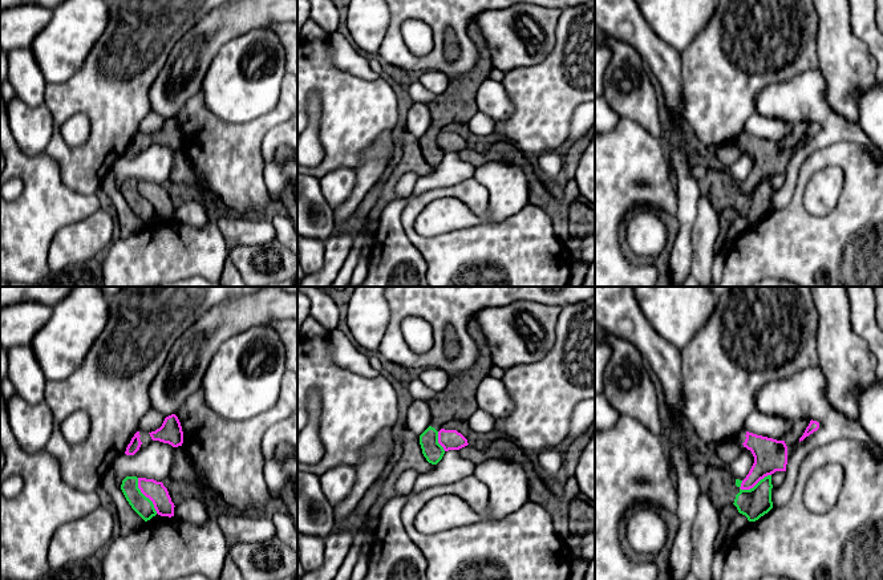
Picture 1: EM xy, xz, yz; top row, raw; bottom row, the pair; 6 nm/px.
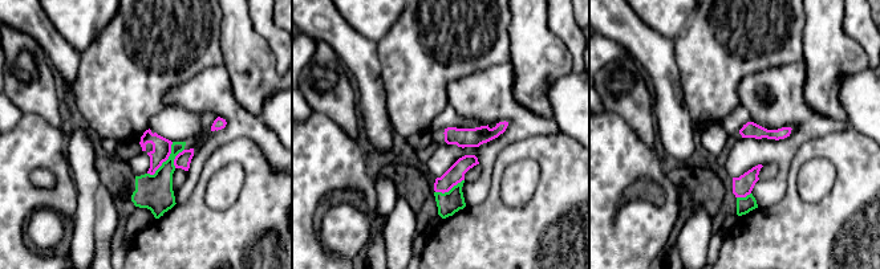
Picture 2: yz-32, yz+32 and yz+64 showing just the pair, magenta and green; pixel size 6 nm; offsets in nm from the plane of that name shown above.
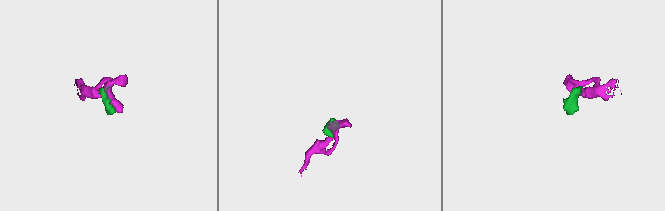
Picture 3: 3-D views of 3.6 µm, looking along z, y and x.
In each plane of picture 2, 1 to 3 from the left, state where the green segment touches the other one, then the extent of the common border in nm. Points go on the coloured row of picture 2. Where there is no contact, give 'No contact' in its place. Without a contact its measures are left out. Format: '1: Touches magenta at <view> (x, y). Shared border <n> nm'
1: Touches magenta at yz-32 (165, 161). Shared border 260 nm
2: Touches magenta at yz+32 (449, 190). Shared border 190 nm
3: Touches magenta at yz+64 (743, 196). Shared border 90 nm

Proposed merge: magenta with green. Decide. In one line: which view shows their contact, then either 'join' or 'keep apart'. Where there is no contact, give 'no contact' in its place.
yz | keep apart

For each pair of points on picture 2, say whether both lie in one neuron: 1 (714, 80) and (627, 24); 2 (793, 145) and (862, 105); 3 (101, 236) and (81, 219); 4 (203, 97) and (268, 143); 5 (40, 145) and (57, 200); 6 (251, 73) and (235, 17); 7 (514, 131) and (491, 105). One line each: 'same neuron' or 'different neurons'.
1: different neurons
2: different neurons
3: different neurons
4: same neuron
5: same neuron
6: same neuron
7: same neuron

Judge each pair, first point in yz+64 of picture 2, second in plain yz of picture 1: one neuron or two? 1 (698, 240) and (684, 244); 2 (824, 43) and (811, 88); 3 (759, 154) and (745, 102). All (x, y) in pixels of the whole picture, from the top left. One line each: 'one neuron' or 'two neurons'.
1: two neurons
2: two neurons
3: two neurons

